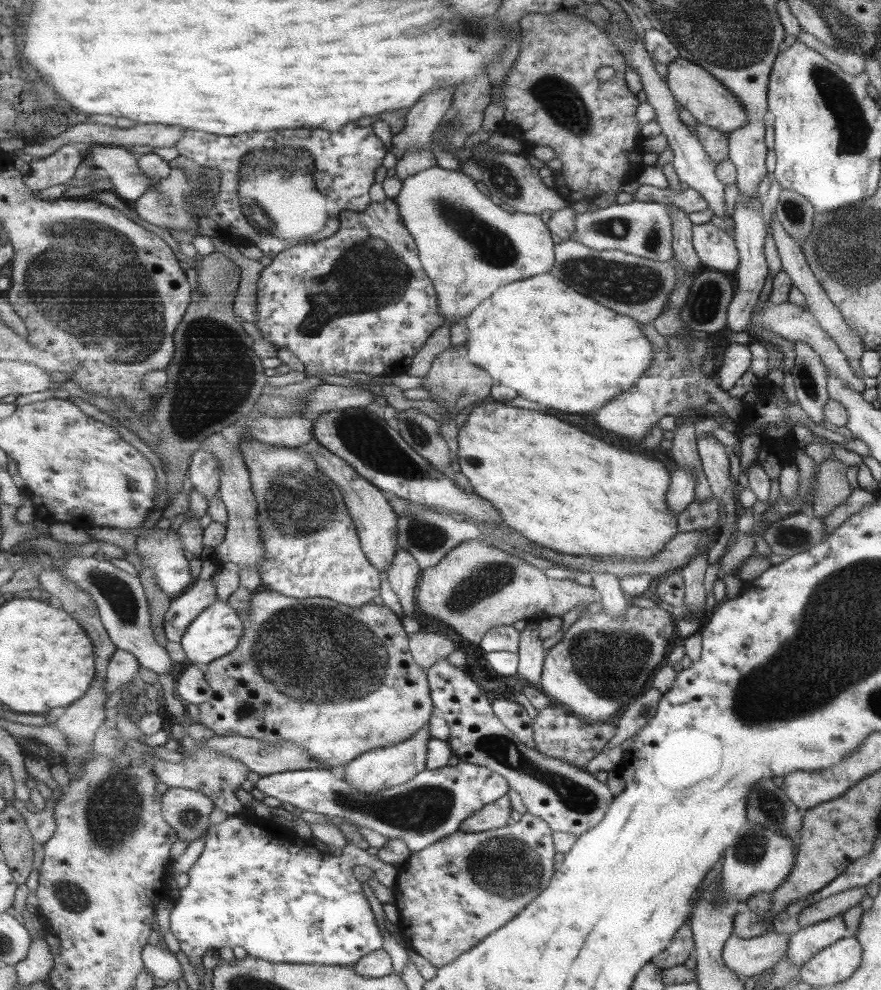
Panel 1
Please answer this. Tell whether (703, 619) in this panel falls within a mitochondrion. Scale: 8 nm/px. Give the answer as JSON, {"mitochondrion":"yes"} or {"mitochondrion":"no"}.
{"mitochondrion":"no"}

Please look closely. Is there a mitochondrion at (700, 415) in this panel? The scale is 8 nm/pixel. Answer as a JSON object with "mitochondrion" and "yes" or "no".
{"mitochondrion":"no"}

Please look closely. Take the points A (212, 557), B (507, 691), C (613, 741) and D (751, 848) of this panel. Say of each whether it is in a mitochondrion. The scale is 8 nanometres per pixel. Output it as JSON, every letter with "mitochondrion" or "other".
{"A":"other","B":"other","C":"other","D":"mitochondrion"}

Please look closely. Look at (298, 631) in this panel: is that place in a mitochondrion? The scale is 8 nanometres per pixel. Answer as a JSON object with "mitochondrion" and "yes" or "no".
{"mitochondrion":"yes"}

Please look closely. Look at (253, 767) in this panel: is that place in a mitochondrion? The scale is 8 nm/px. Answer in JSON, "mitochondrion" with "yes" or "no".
{"mitochondrion":"no"}

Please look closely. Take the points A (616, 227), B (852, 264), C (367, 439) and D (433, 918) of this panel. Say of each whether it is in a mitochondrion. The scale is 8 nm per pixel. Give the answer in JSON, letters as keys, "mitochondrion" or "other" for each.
{"A":"mitochondrion","B":"mitochondrion","C":"mitochondrion","D":"other"}

